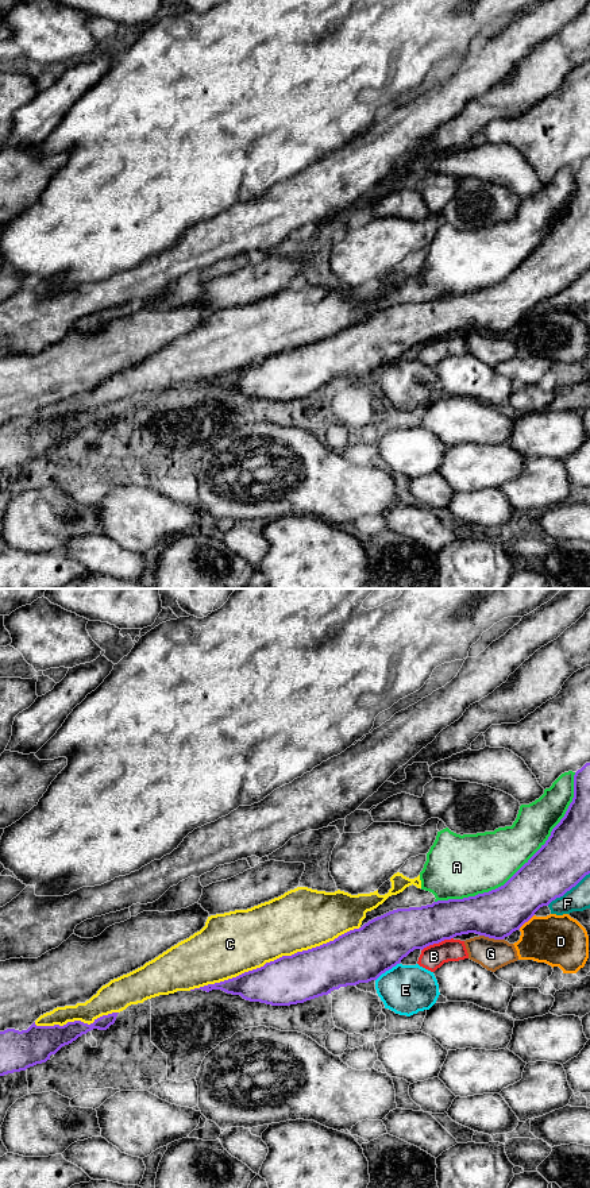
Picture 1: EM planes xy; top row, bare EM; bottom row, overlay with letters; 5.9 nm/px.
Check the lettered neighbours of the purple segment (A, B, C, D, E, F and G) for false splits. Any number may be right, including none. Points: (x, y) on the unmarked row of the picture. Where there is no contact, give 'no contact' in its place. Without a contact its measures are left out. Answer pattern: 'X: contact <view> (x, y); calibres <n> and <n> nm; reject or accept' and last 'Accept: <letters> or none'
A: contact xy (525, 258); calibres 300 and 340 nm; reject
B: contact xy (436, 338); calibres 280 and 140 nm; reject
C: contact xy (274, 355); calibres 300 and 360 nm; reject
D: contact xy (525, 316); calibres 280 and 300 nm; reject
E: contact xy (386, 365); calibres 320 and 300 nm; reject
F: contact xy (567, 285); calibres 300 and 140 nm; reject
G: contact xy (492, 332); calibres 280 and 180 nm; reject
Accept: none

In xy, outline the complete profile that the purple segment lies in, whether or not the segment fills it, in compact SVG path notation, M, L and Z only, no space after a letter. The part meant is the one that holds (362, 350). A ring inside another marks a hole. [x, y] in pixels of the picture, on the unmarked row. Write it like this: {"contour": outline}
{"contour": "M590 158L574 170L574 193L544 240L501 282L463 294L437 296L421 302L397 304L377 312L320 342L282 351L236 373L194 385L221 385L250 397L290 401L328 390L340 382L377 375L414 344L475 328L504 335L535 308L563 292L590 269Z"}

